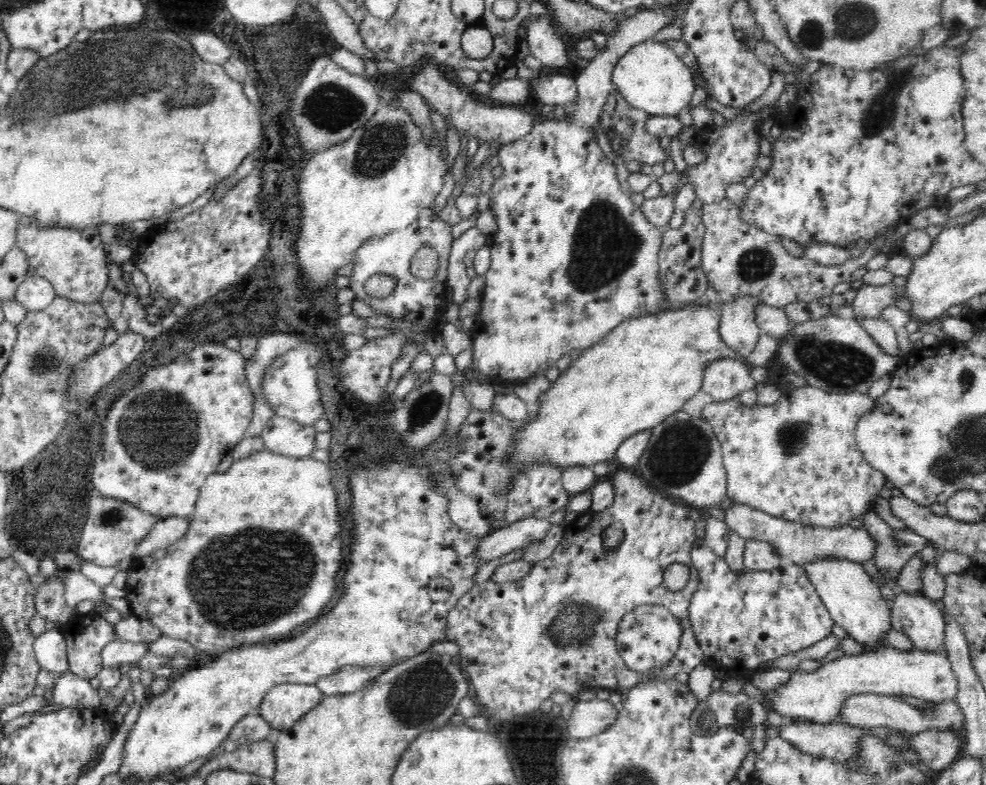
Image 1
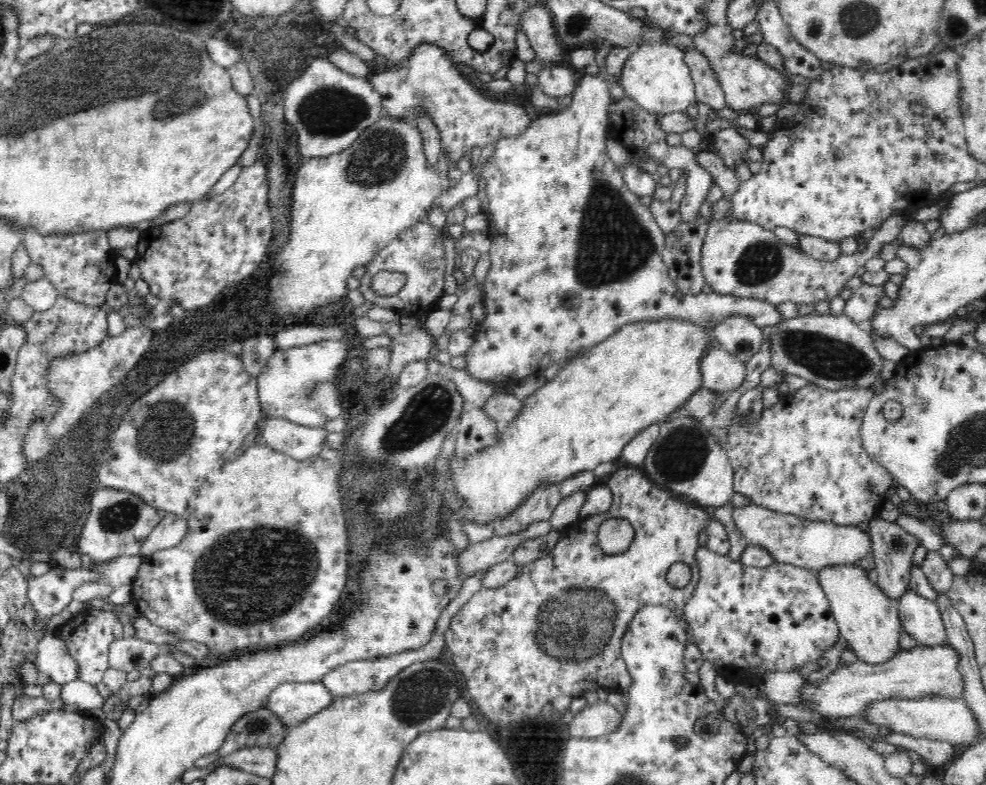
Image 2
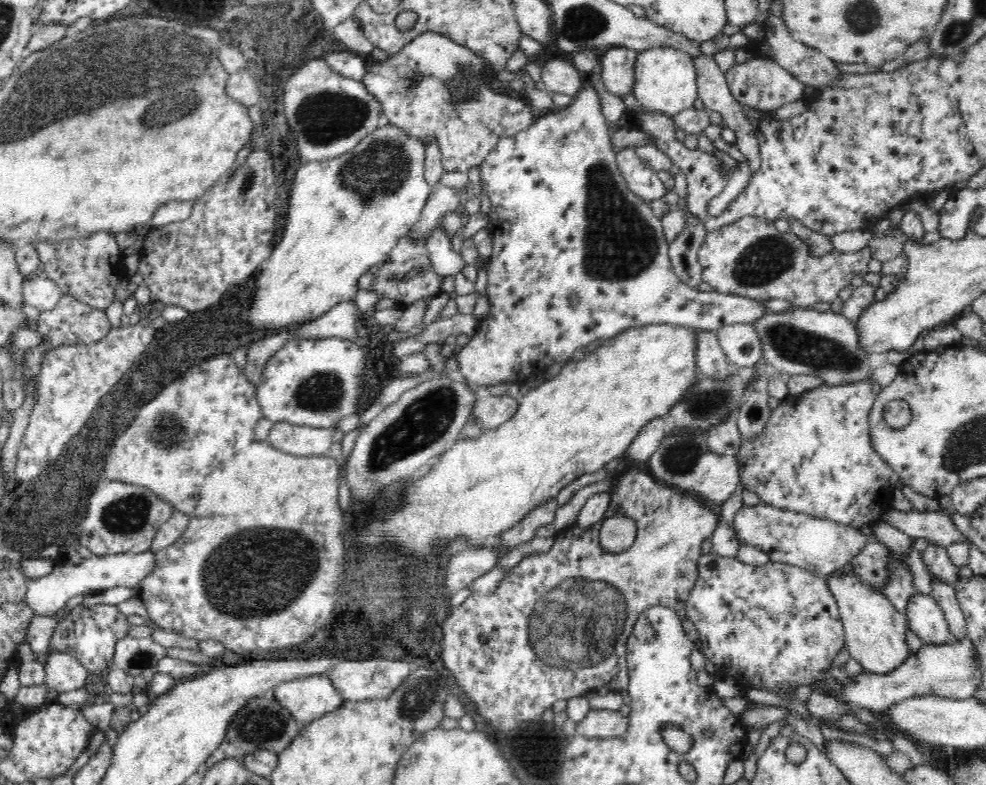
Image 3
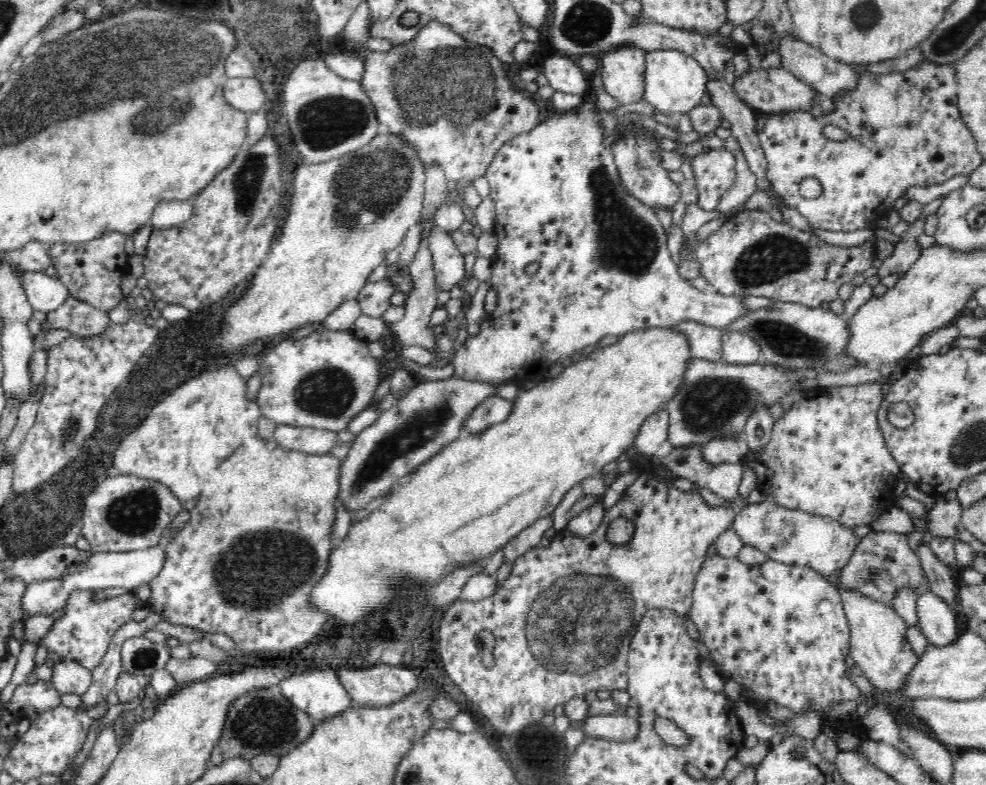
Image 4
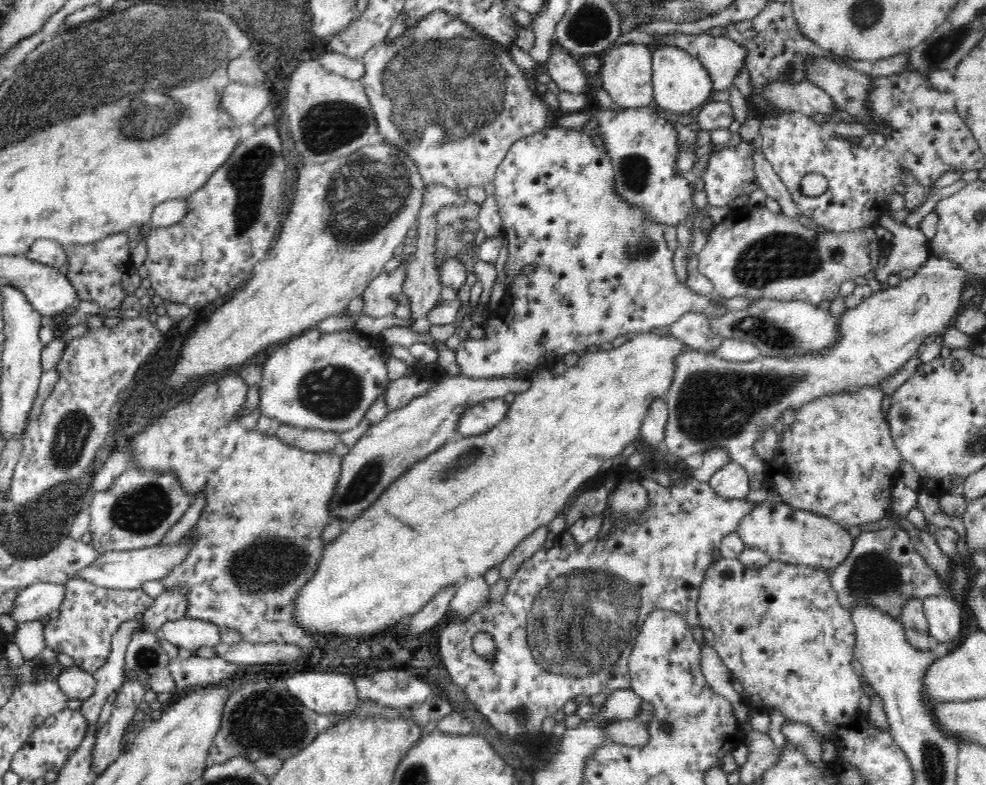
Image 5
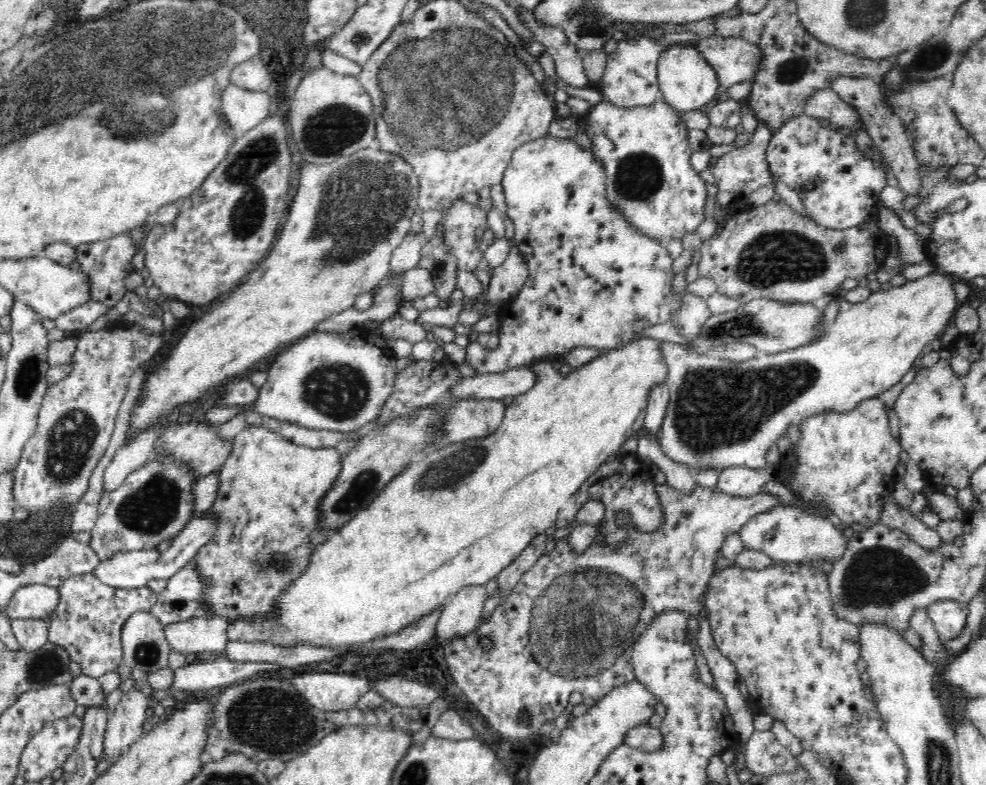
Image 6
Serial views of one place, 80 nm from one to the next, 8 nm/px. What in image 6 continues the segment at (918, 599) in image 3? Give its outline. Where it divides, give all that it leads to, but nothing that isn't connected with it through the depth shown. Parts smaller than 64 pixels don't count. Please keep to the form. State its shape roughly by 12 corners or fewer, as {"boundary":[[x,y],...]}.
{"boundary":[[932,602],[926,612],[938,637],[954,640],[968,620],[968,605]]}

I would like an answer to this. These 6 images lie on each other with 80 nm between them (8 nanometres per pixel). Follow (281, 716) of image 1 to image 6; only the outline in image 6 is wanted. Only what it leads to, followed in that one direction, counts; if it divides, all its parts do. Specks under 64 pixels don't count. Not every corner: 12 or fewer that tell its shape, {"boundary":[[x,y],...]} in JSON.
{"boundary":[[351,672],[300,673],[291,684],[326,712],[354,708],[370,680]]}

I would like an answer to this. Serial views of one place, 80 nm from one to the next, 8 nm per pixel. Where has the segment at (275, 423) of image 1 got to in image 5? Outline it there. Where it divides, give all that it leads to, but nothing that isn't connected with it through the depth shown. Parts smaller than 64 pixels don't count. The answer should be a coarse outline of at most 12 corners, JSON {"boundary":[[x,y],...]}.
{"boundary":[[280,425],[282,442],[306,452],[332,451],[340,434]]}

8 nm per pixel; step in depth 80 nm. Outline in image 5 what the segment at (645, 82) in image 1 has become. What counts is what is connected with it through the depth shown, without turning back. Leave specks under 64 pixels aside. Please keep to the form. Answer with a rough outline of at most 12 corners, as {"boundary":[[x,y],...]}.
{"boundary":[[680,48],[652,52],[654,104],[686,115],[706,103],[712,79]]}

